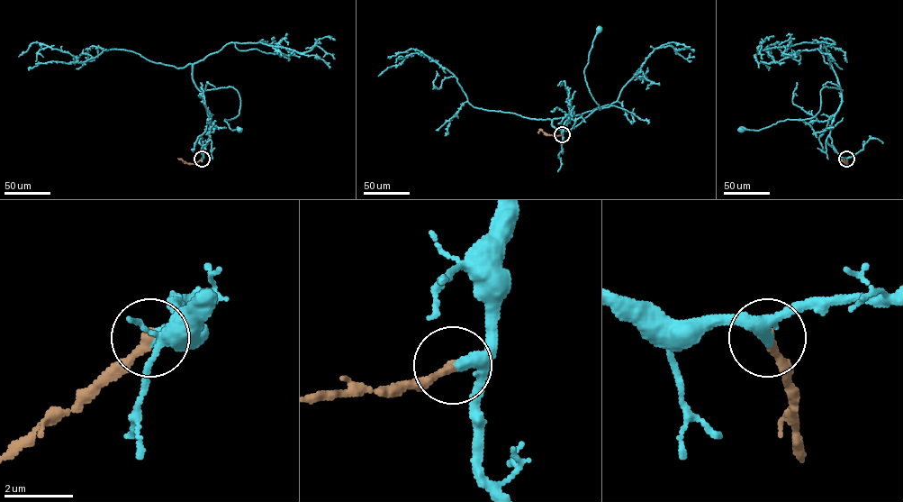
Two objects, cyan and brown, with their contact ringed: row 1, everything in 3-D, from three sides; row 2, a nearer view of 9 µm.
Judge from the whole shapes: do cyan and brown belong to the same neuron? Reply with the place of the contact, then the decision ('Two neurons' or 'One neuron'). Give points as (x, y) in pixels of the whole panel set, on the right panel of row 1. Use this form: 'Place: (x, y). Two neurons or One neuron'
Place: (846, 159). One neuron

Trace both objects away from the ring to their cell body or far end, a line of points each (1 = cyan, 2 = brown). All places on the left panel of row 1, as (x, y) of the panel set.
1: (202, 159), (210, 126), (202, 93), (229, 86), (236, 90), (239, 114), (224, 121), (232, 131), (239, 130)
2: (202, 159), (188, 163), (177, 159)

